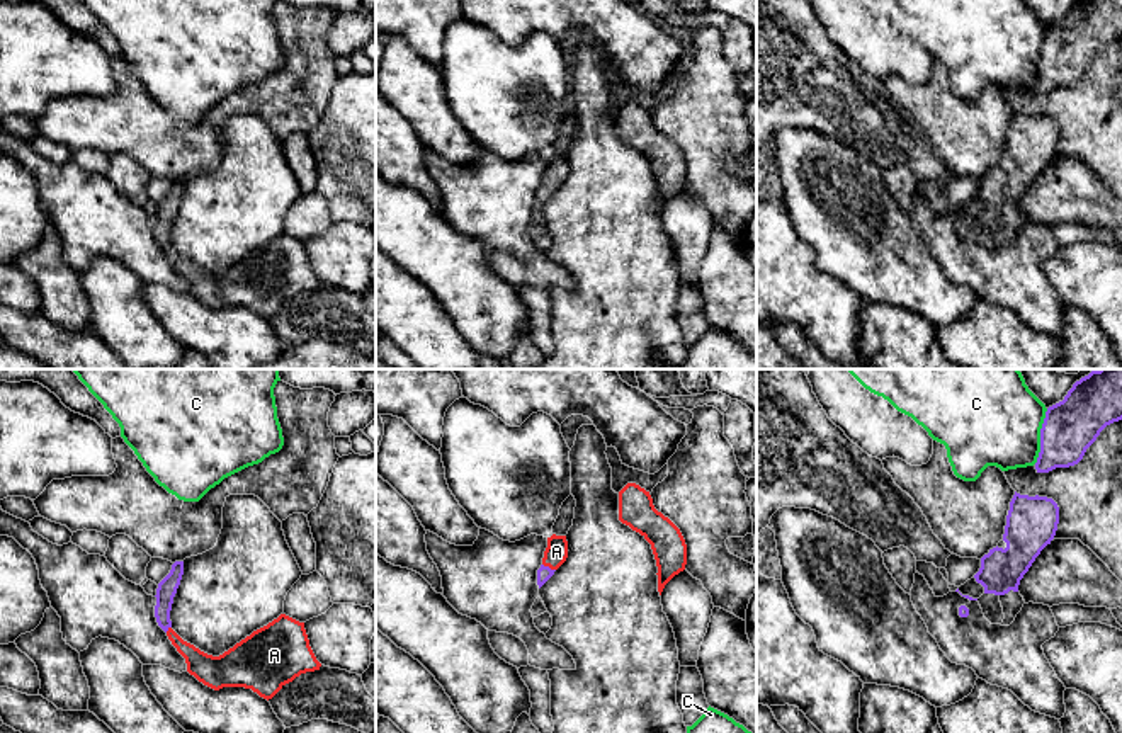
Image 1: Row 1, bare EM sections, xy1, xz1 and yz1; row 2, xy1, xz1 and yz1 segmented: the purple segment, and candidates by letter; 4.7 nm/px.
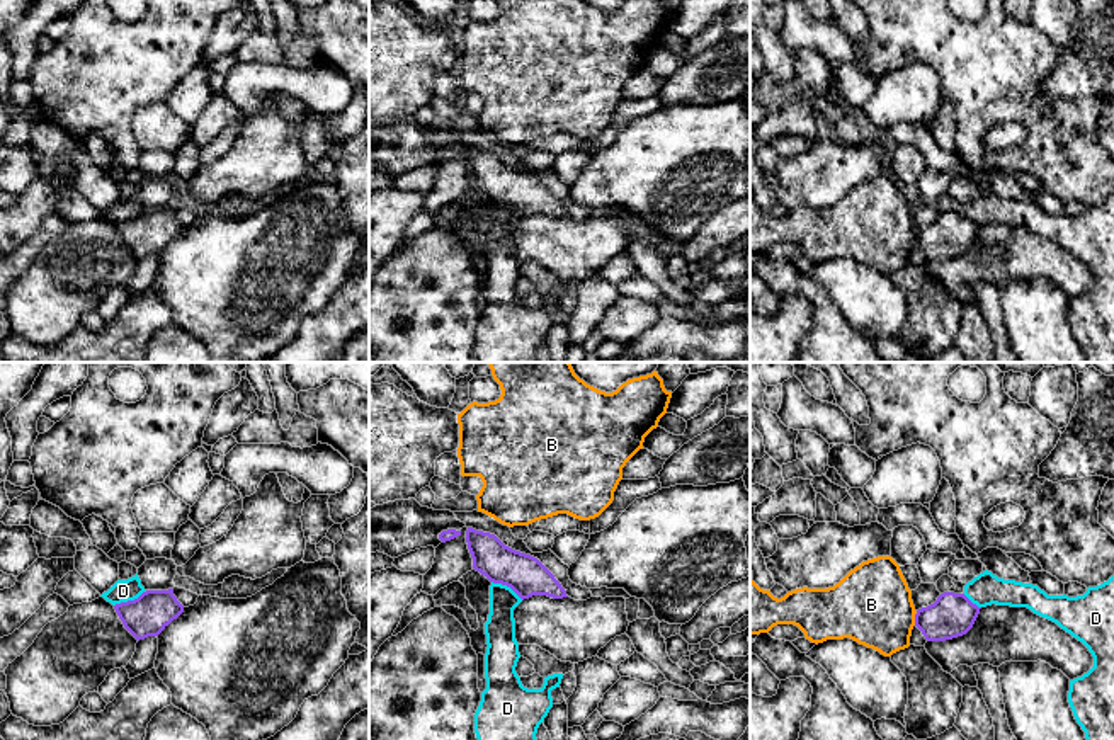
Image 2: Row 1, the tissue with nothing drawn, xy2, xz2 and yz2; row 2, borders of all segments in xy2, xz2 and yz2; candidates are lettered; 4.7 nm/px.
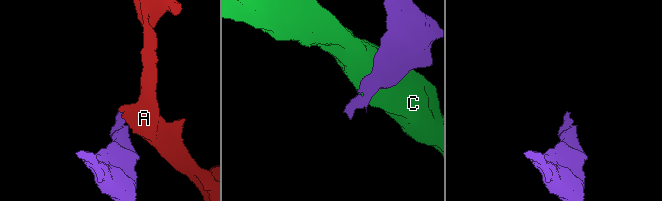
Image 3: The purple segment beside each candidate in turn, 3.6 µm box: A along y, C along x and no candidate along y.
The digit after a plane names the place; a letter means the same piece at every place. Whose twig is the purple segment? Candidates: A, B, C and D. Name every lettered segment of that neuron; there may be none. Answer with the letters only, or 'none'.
A

